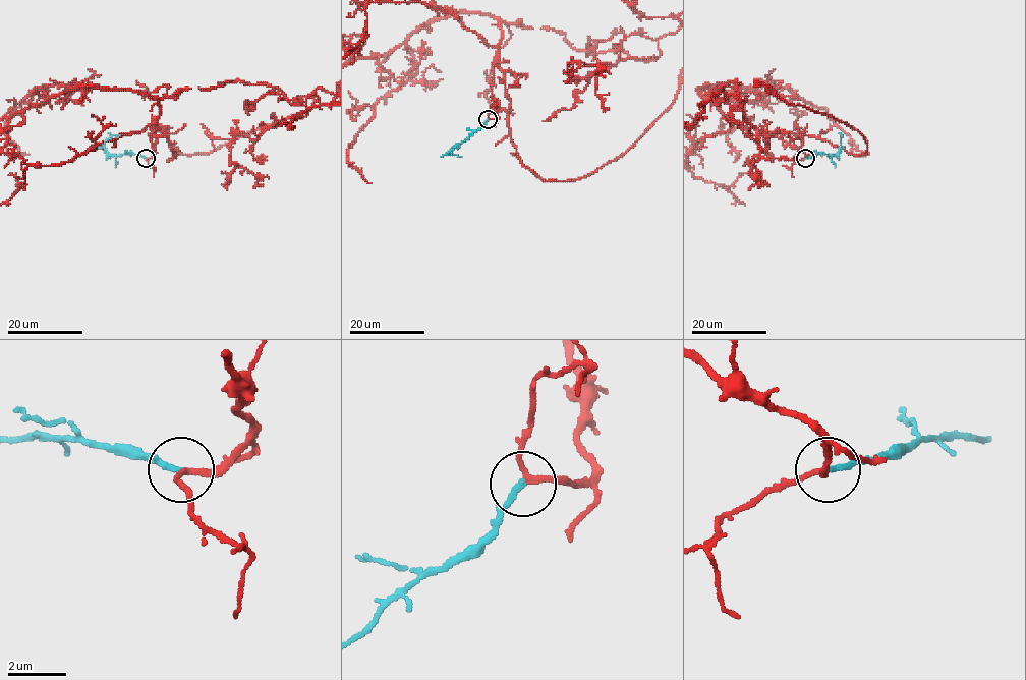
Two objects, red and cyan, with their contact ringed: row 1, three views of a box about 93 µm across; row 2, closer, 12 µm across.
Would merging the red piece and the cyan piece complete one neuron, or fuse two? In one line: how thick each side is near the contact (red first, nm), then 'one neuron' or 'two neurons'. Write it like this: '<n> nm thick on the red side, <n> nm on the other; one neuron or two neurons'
180 nm thick on the red side, 200 nm on the other; one neuron

